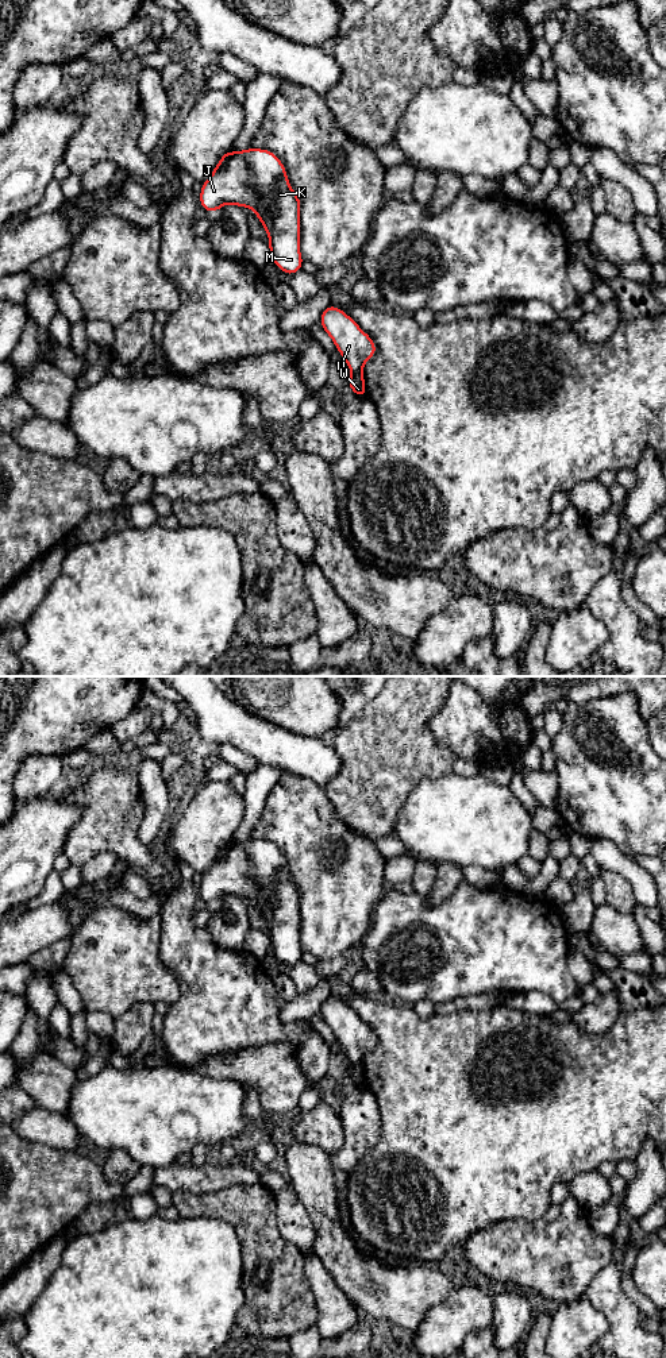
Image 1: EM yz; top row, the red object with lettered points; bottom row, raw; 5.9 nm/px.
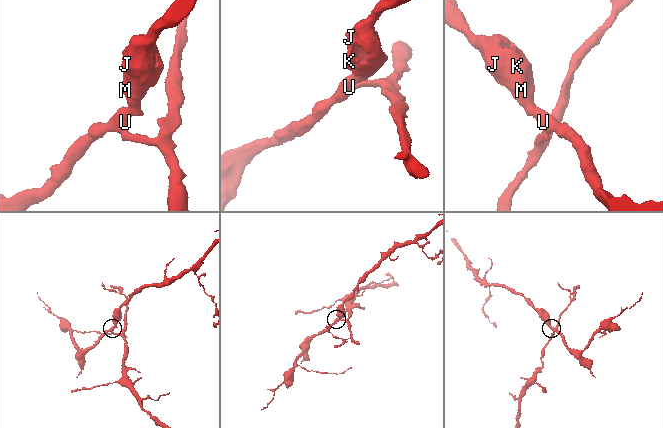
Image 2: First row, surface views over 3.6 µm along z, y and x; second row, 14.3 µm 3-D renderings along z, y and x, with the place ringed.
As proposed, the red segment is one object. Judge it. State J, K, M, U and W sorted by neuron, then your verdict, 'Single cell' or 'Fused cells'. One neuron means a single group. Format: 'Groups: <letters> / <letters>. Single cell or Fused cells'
Groups: J K M U / W. Fused cells

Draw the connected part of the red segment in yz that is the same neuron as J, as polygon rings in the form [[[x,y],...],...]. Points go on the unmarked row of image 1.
[[[246,840],[238,844],[227,841],[211,868],[201,875],[200,898],[207,903],[216,903],[224,895],[249,898],[259,910],[269,927],[269,942],[274,956],[286,967],[301,961],[300,944],[300,899],[301,892],[290,879],[286,860],[280,849],[265,840]]]

